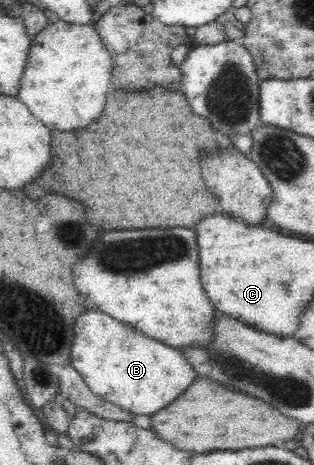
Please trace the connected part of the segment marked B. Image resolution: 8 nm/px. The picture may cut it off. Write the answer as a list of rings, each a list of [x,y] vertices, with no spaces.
[[[93,306],[76,319],[74,330],[75,341],[71,348],[70,365],[78,371],[95,395],[122,407],[125,411],[130,411],[135,416],[154,416],[159,409],[173,403],[193,383],[197,375],[181,351],[147,337],[133,326],[113,319]]]

